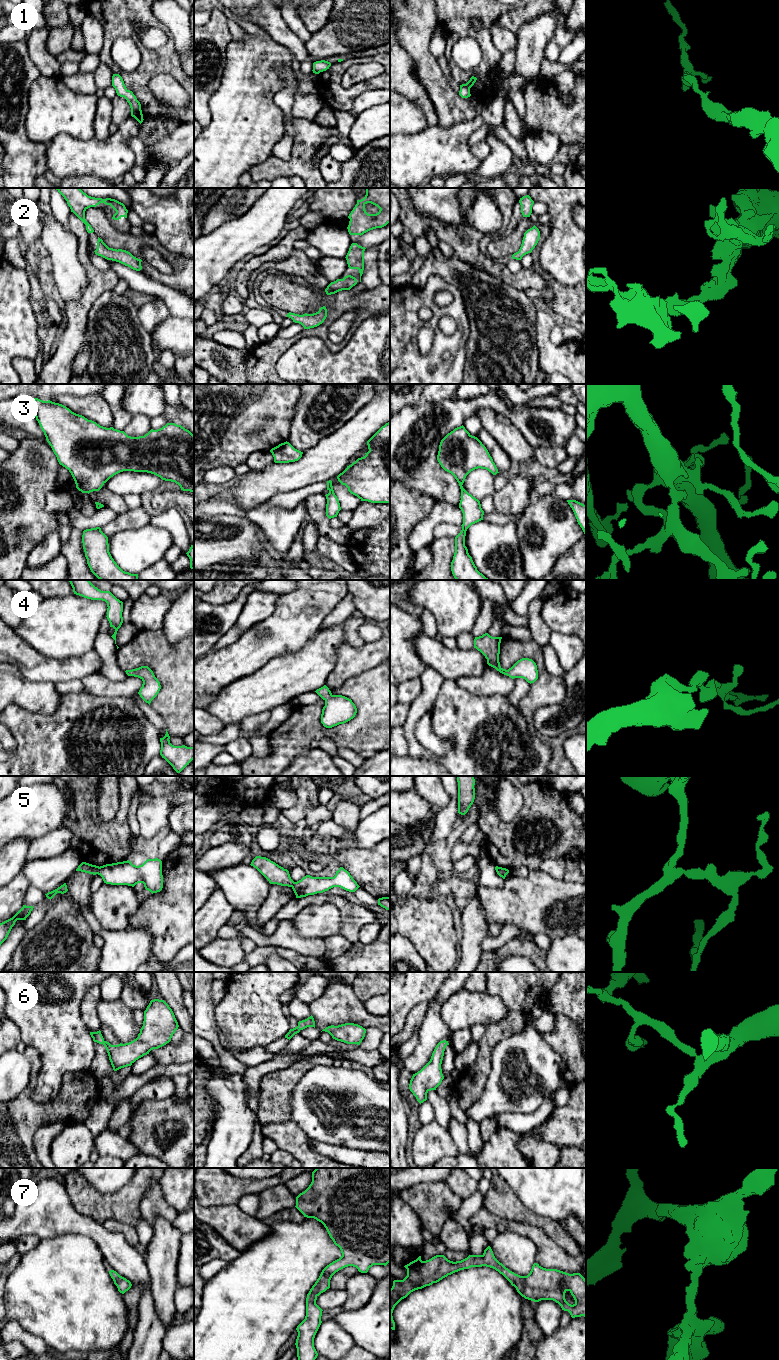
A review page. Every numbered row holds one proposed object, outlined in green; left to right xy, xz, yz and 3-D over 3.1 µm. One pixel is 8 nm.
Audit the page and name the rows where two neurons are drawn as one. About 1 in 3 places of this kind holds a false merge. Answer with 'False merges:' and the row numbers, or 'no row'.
False merges: 5

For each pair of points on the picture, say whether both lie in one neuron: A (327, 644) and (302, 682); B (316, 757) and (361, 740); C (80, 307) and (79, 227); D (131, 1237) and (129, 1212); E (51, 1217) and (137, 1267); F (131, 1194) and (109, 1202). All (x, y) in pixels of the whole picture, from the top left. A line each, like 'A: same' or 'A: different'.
A: same
B: different
C: same
D: different
E: same
F: same

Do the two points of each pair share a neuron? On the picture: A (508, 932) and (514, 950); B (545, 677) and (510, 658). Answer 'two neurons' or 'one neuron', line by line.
A: two neurons
B: one neuron

